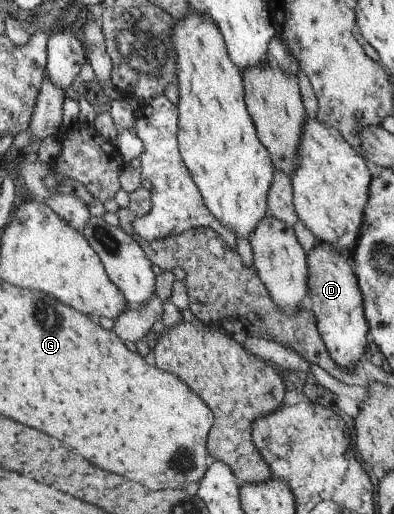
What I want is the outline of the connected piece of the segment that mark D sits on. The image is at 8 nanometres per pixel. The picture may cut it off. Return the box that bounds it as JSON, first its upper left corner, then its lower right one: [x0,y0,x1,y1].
[305,240,368,371]

